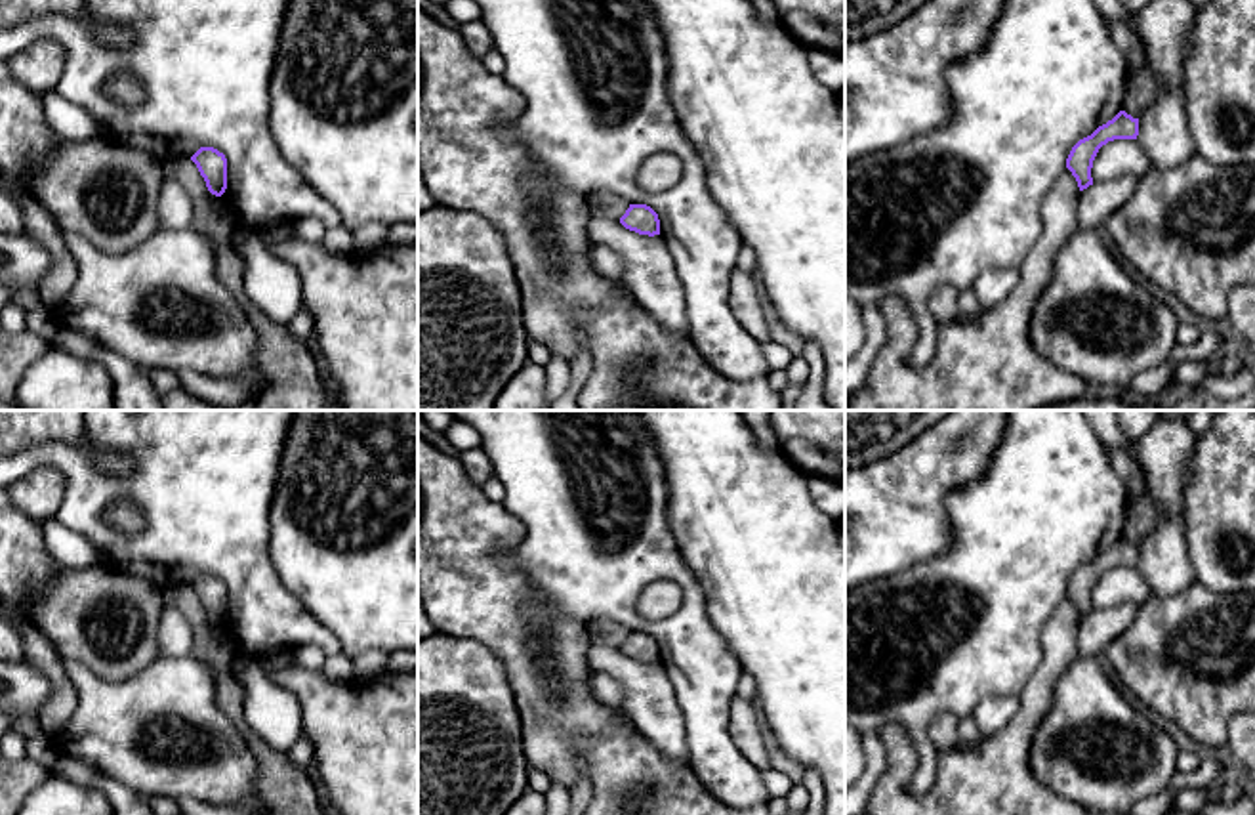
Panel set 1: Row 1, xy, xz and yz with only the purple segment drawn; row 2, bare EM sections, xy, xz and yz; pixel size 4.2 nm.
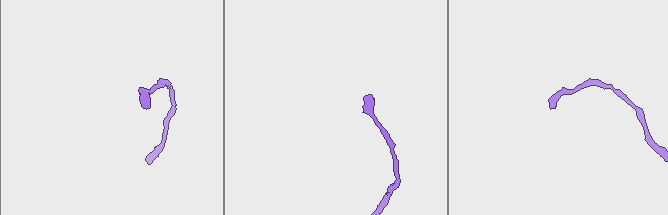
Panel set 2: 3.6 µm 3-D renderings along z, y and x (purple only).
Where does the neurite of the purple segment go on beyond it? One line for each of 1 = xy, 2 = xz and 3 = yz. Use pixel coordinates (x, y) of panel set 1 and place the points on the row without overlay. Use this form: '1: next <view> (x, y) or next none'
1: next none
2: next none
3: next none

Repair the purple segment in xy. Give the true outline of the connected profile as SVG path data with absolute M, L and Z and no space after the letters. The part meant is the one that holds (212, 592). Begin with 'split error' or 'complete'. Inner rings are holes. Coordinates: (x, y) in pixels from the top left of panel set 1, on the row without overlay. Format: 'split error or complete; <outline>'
complete; M200 575L191 588L196 592L212 622L221 624L227 616L227 586L214 575Z

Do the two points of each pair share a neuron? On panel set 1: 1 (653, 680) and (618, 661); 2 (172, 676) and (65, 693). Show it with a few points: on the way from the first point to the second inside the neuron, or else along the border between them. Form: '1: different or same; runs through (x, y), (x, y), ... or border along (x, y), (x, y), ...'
1: same; runs through (645, 680), (637, 680), (626, 668)
2: different; border along (63, 659), (75, 693), (75, 712), (58, 733)

